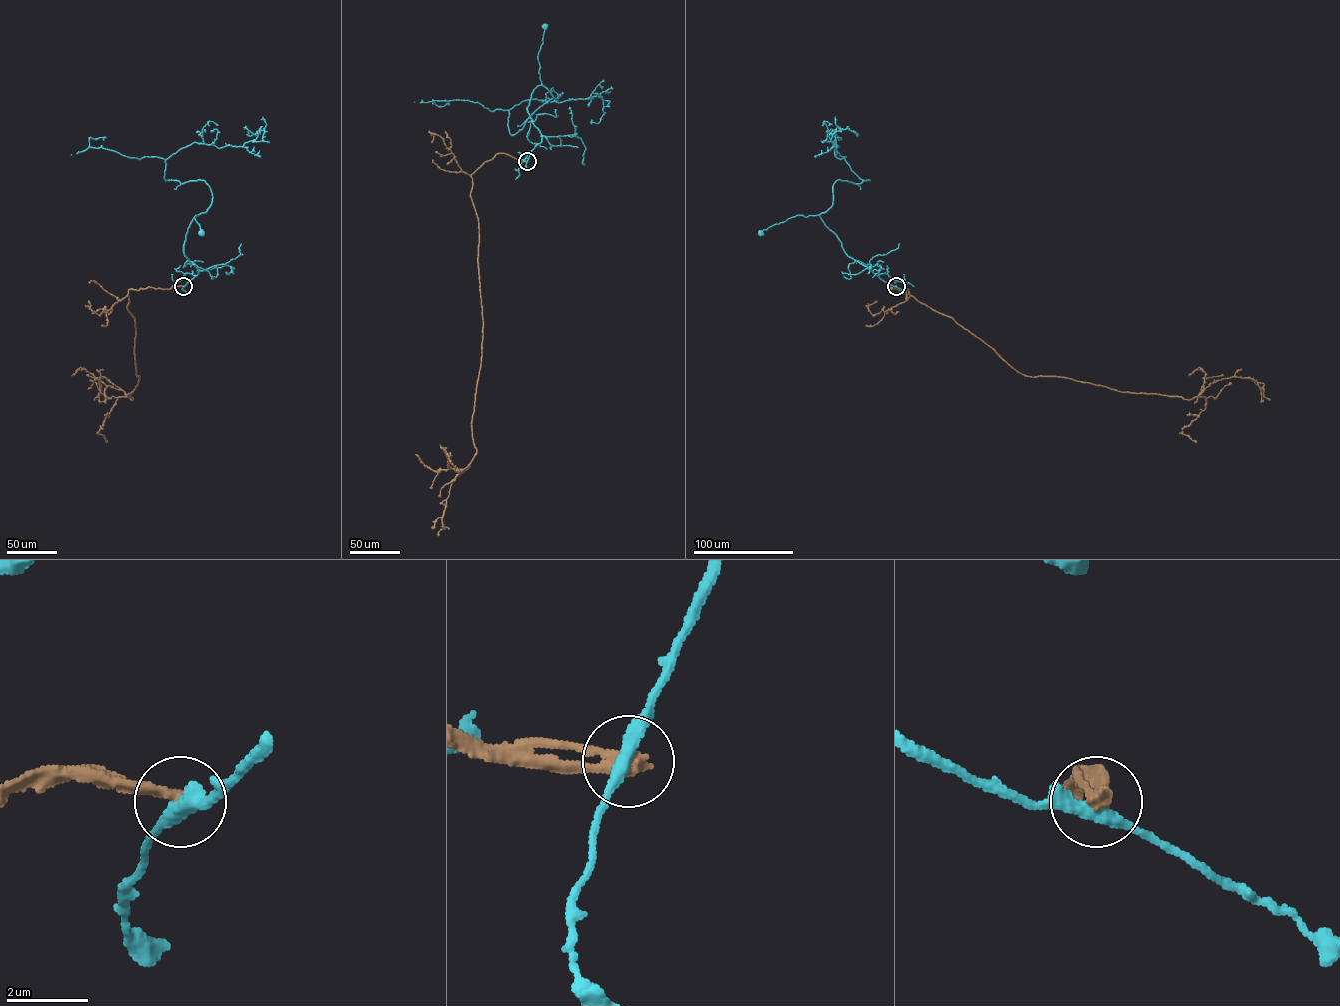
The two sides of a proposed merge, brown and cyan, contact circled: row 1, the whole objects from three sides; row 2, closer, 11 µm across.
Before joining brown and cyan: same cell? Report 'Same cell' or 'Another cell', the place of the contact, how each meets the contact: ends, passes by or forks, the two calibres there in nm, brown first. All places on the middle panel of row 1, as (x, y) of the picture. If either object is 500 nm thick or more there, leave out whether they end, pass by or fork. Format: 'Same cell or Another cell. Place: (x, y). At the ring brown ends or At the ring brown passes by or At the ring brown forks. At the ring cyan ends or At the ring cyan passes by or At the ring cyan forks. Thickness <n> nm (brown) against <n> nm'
Another cell. Place: (527, 161). At the ring brown ends. At the ring cyan passes by. Thickness 400 nm (brown) against 360 nm

